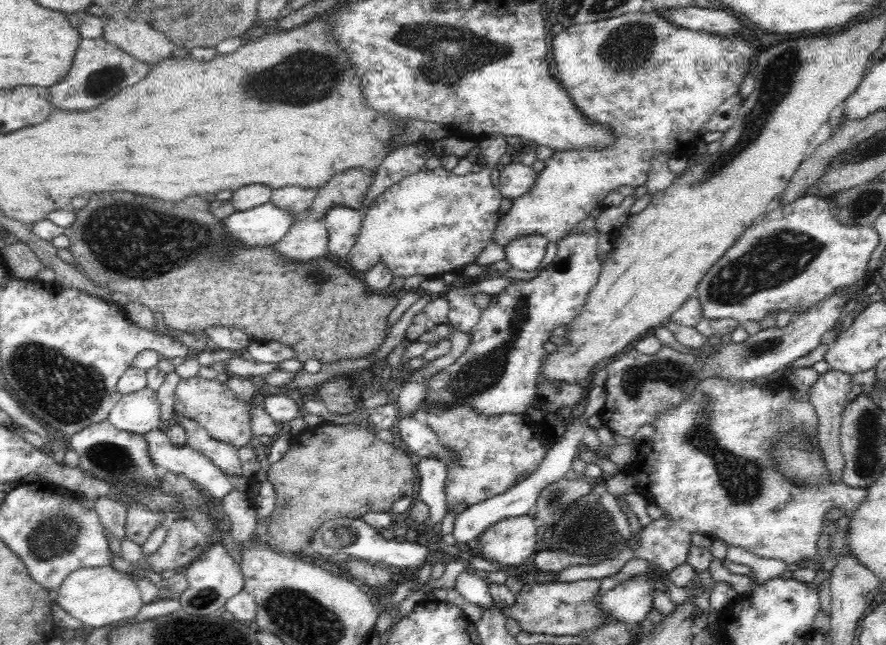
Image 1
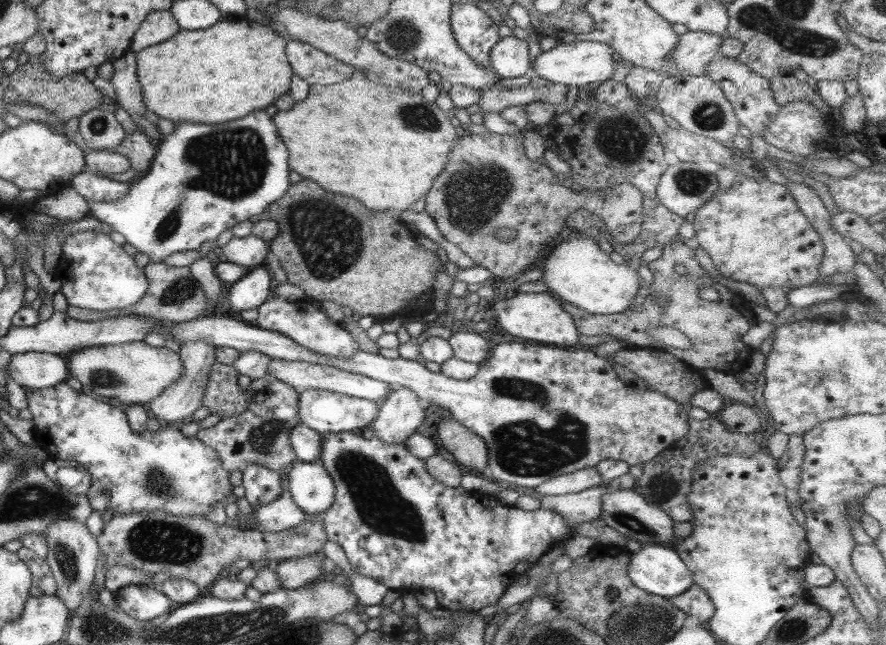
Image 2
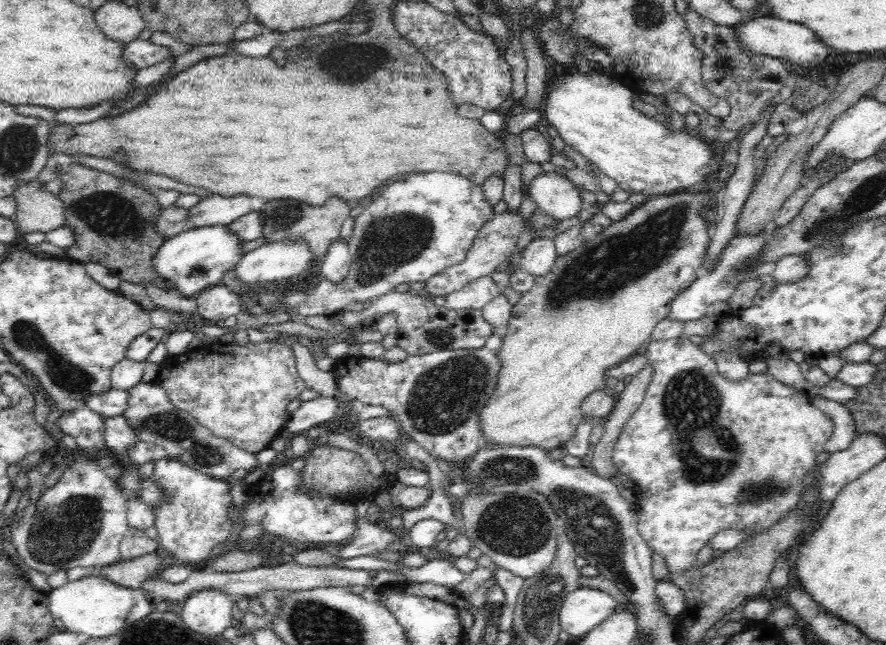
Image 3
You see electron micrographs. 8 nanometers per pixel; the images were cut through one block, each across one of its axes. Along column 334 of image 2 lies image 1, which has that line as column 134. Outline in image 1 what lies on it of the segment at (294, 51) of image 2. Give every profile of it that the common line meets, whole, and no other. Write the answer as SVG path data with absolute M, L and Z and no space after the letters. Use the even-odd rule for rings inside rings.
M104 38L81 39L72 56L68 74L62 80L58 80L54 86L49 87L49 101L53 108L60 110L78 110L78 112L90 110L90 108L100 106L108 98L116 96L123 88L140 82L151 67L136 60Z

